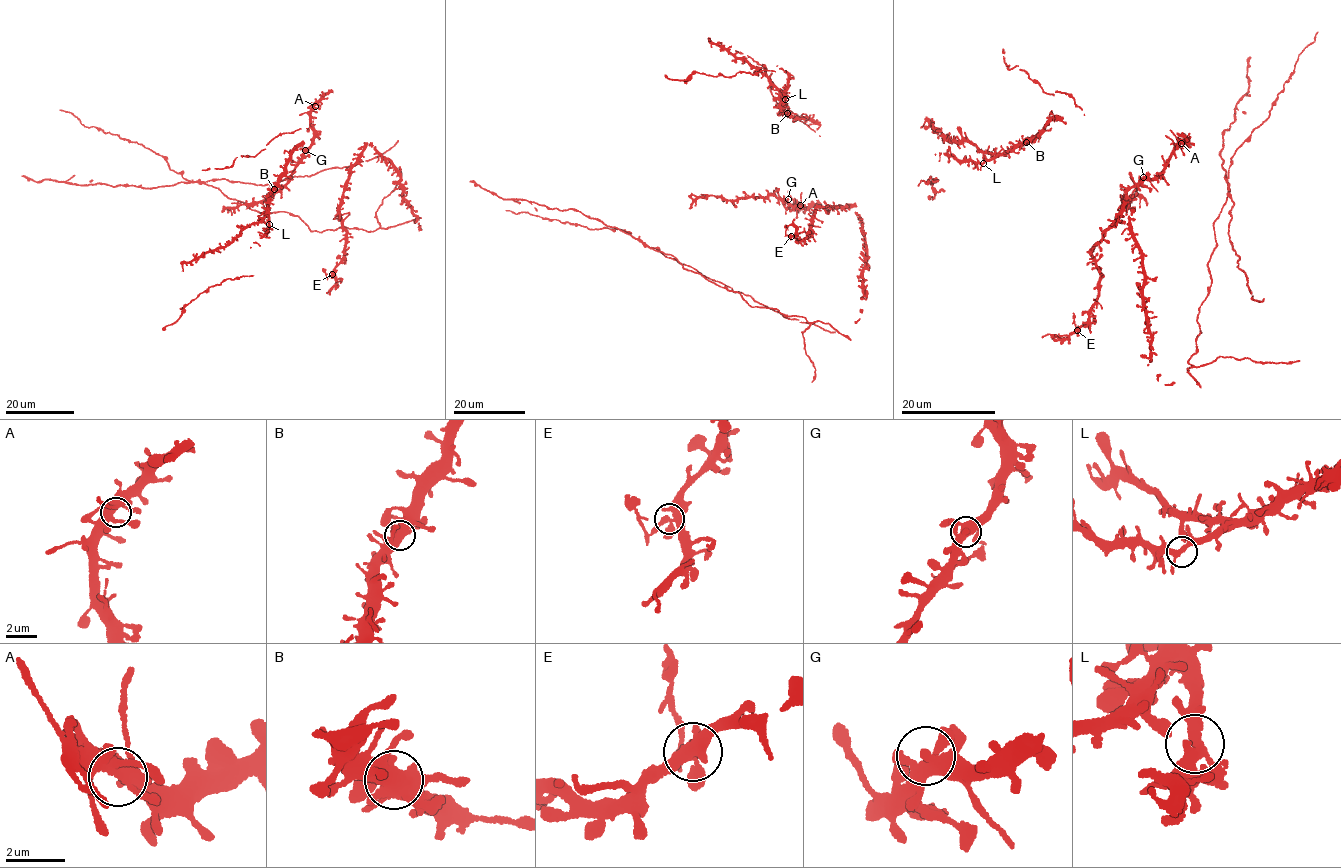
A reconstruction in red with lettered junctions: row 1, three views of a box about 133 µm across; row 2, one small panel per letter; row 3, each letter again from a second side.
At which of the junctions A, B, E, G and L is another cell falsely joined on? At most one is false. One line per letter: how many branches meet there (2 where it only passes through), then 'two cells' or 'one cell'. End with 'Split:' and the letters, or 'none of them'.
A: branches 7; one cell
B: branches 5; one cell
E: branches 5; two cells
G: branches 3; one cell
L: branches 5; one cell
Split: E

